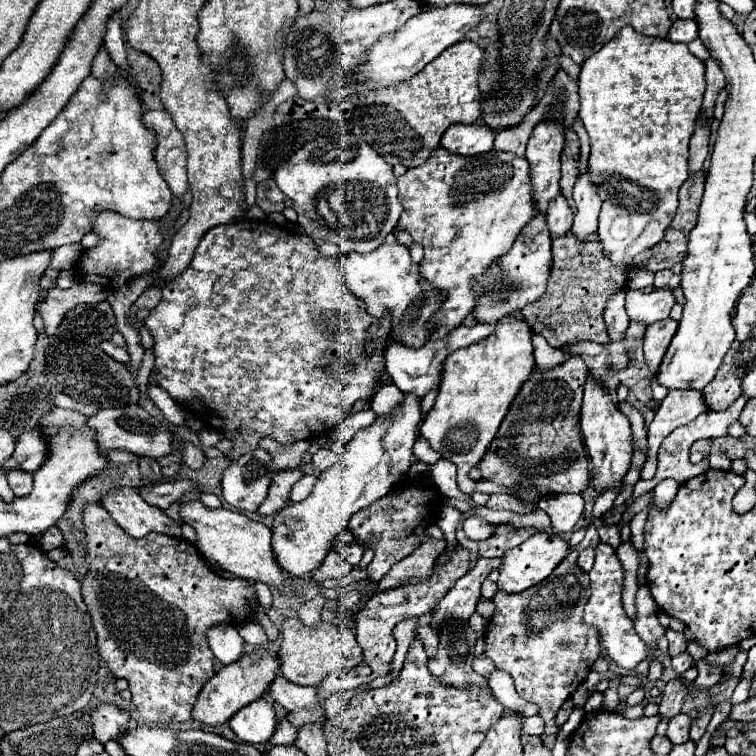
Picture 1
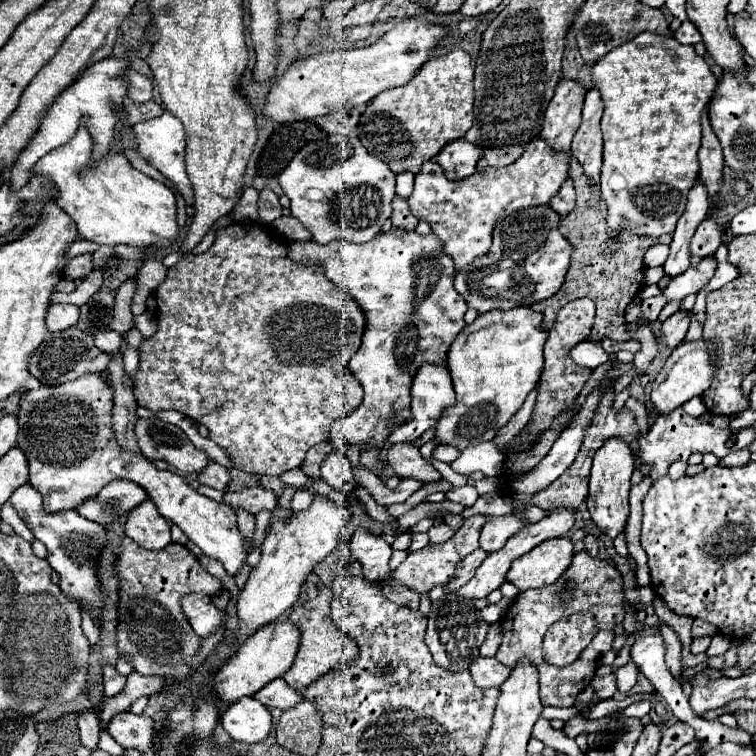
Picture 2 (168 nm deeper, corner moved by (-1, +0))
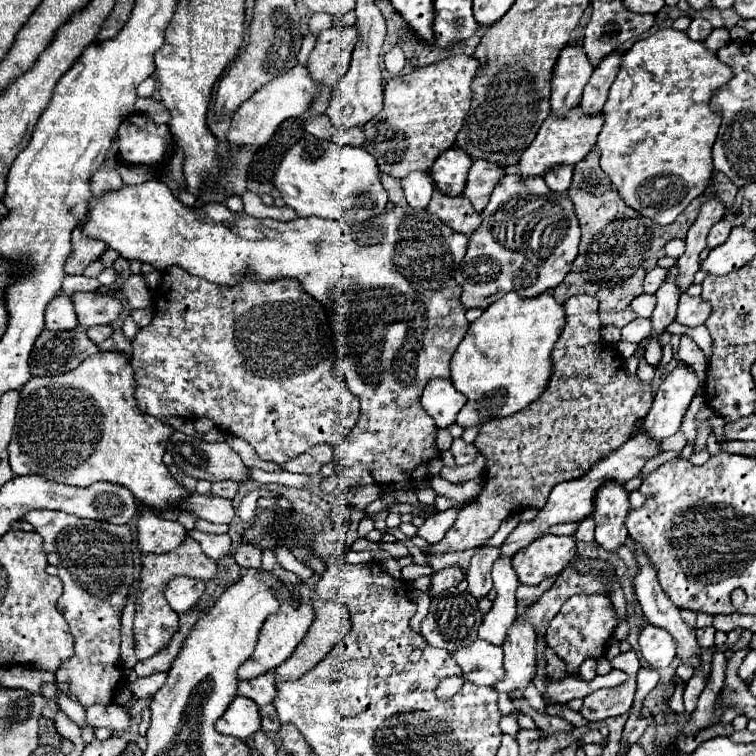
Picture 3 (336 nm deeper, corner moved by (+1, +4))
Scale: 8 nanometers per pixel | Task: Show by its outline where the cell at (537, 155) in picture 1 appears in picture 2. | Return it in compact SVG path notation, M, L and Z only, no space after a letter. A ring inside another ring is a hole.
M561 79L555 95L545 111L545 125L541 137L555 151L569 151L571 139L581 123L581 109L585 99L585 85L577 79Z

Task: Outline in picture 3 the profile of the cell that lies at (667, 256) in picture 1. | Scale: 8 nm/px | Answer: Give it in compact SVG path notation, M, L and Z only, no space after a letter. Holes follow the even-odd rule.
M727 219L717 221L717 223L711 227L709 235L707 235L707 247L709 247L709 249L713 249L713 247L721 245L721 243L727 239L727 235L729 235L729 231L731 231L731 229L733 229L733 225L731 225Z

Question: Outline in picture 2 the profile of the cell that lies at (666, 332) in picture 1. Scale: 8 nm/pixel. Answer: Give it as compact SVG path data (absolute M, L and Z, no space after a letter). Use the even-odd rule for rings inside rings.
M679 309L679 311L673 313L667 321L663 321L663 327L661 327L661 329L663 329L663 339L665 339L665 343L667 343L669 347L681 345L685 333L687 333L687 329L689 329L689 323L691 323L689 311L685 311L685 309Z

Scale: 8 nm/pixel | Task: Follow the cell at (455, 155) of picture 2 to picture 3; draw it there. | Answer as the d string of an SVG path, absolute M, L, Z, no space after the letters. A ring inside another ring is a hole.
M451 147L433 163L431 177L435 179L437 187L447 195L459 195L465 189L467 171L473 165L471 157L463 153L459 147Z

